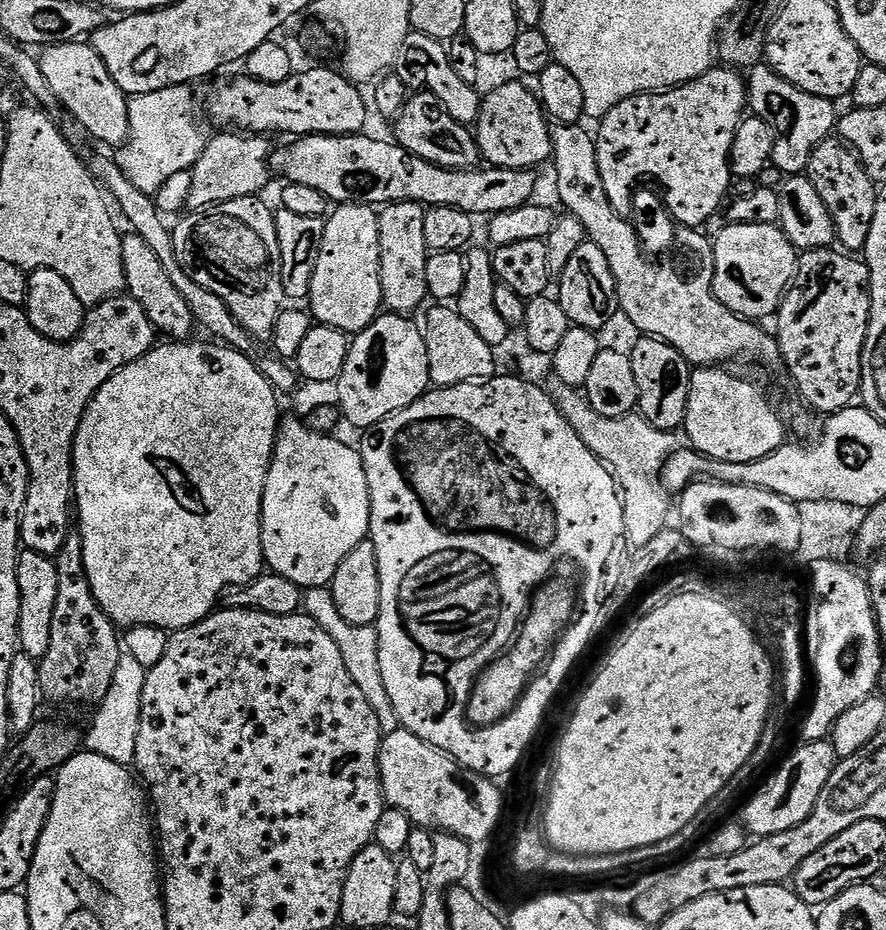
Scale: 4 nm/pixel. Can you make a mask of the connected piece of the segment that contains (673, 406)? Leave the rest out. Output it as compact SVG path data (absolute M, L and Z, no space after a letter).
M642 338L631 354L634 378L638 378L639 415L659 432L676 432L686 418L686 402L690 398L693 365L674 346L664 340Z

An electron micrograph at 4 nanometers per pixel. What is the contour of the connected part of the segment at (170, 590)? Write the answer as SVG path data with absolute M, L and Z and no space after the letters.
M219 342L211 345L212 352L204 344L192 343L157 343L145 356L118 370L118 374L110 377L102 390L94 394L78 426L74 442L74 512L78 517L78 531L82 538L86 578L90 578L90 586L94 590L94 598L98 598L98 606L102 606L113 624L124 630L134 626L158 626L169 630L194 626L212 615L225 593L254 582L266 568L260 515L266 478L276 449L276 433L282 423L280 404L276 401L278 392L260 372L257 361L252 356L244 356Z

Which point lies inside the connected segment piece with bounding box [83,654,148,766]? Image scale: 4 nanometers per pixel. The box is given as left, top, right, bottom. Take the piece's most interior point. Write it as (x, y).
(114, 731)

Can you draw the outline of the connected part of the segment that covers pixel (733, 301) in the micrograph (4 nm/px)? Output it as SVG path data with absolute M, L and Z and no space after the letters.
M725 223L724 229L714 236L714 286L712 293L722 302L722 306L729 308L735 316L743 316L745 320L753 322L763 321L763 316L775 317L784 300L784 293L791 286L796 277L798 250L786 238L779 226L746 226L745 224Z

